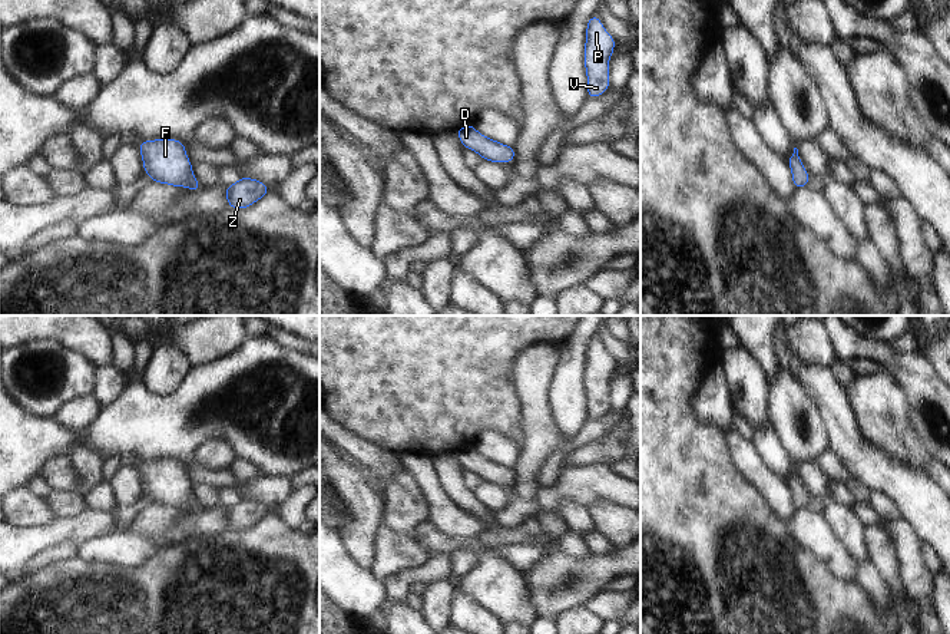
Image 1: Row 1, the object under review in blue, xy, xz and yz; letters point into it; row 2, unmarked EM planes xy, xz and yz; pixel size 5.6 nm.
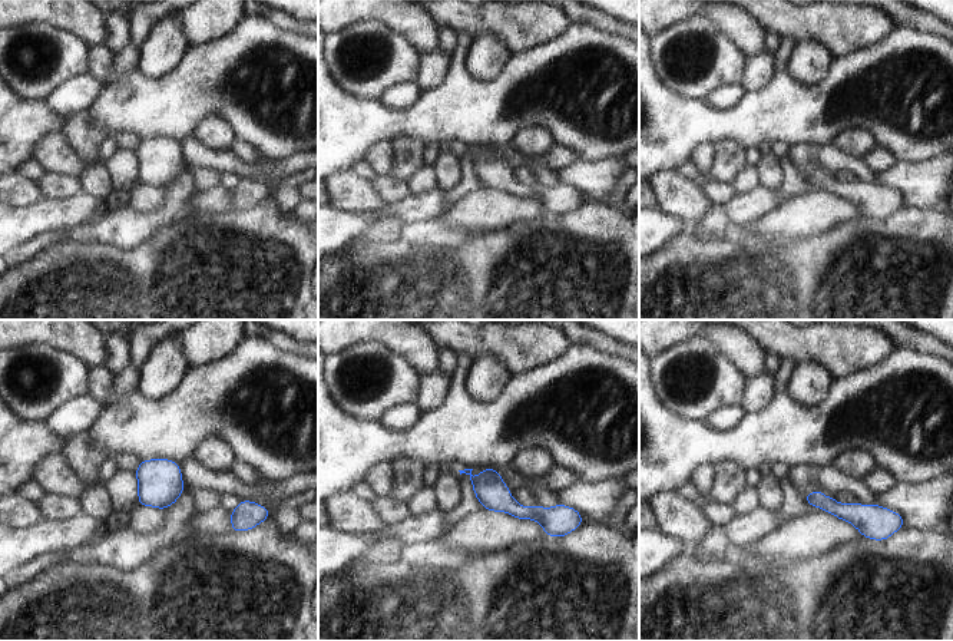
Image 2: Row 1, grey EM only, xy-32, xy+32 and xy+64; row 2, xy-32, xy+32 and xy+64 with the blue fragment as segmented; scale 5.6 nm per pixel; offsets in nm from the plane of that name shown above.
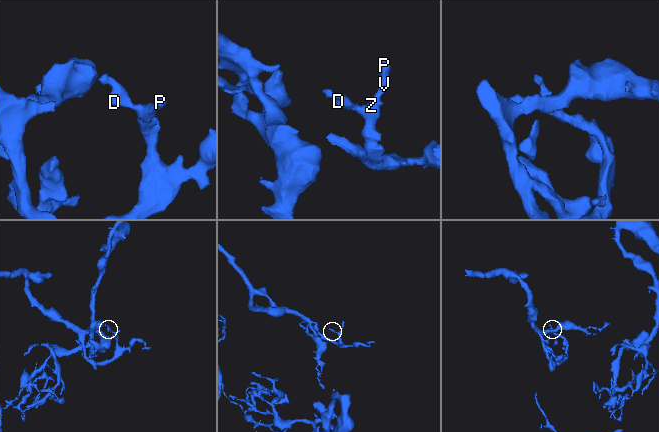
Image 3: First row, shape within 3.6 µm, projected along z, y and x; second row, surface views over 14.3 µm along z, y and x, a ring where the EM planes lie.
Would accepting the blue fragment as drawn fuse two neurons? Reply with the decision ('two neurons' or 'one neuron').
one neuron

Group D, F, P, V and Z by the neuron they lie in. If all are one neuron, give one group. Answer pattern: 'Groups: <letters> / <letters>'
Groups: D F P V Z

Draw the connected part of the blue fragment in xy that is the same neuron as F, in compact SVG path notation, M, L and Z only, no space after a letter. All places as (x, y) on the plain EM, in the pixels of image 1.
M172 459L142 462L138 466L143 482L143 493L156 505L183 508L198 512L202 506L192 493L183 463Z

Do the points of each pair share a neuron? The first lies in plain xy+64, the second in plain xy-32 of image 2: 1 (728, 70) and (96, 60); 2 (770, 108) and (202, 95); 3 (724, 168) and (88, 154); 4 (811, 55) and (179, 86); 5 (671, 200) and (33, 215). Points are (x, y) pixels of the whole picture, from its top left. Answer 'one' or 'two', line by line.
1: two
2: one
3: one
4: two
5: two

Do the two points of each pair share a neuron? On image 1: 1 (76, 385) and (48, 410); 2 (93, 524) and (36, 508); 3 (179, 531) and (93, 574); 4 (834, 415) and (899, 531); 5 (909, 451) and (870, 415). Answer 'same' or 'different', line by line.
1: same
2: different
3: different
4: different
5: same

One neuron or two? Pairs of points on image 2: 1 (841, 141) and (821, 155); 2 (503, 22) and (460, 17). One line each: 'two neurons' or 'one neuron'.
1: two neurons
2: one neuron

